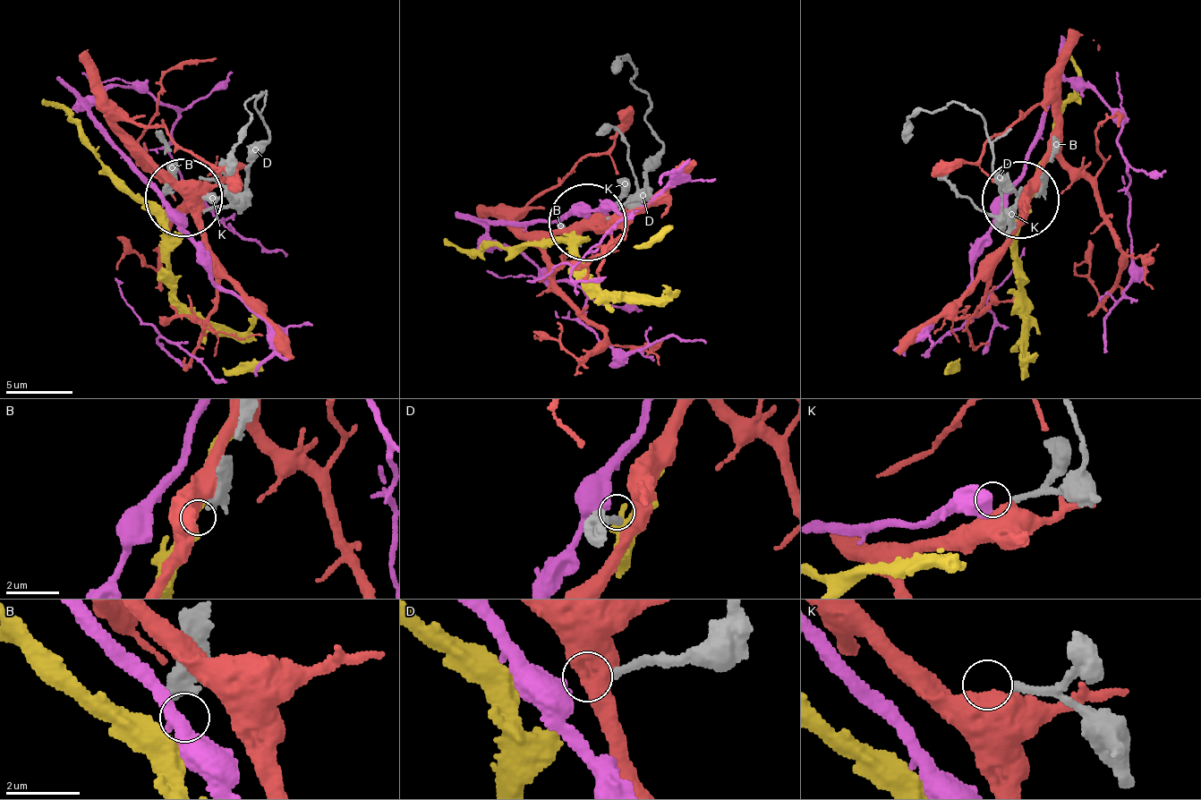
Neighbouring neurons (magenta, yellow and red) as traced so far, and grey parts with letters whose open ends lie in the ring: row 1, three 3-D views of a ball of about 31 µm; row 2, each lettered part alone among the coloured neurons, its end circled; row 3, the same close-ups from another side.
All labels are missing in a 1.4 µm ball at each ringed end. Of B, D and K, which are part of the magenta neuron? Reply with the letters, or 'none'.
D

